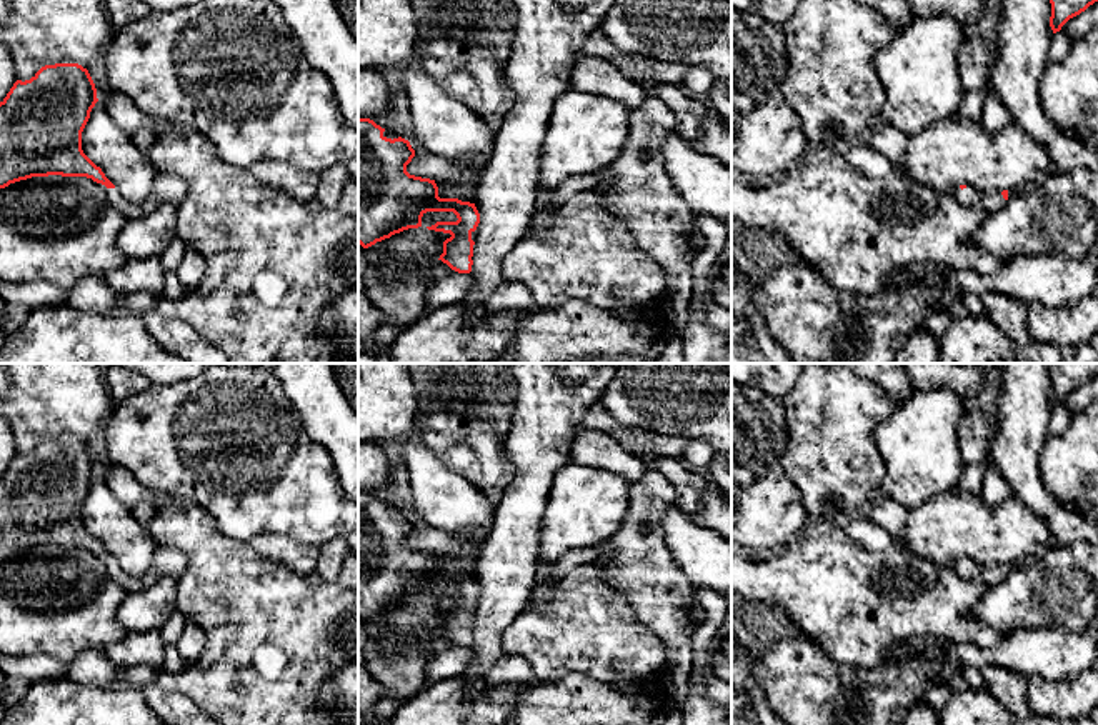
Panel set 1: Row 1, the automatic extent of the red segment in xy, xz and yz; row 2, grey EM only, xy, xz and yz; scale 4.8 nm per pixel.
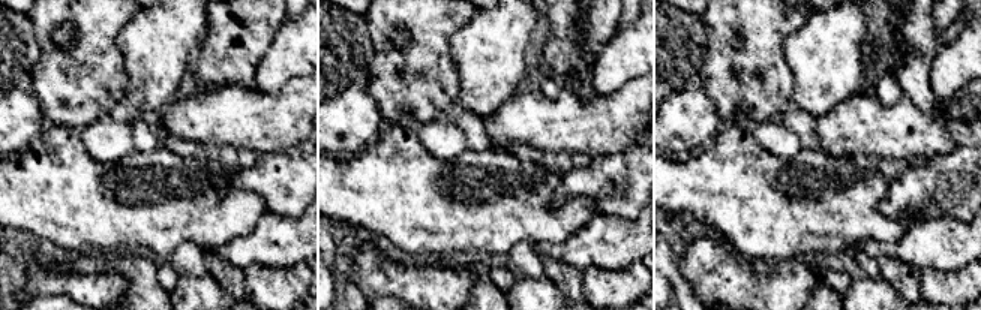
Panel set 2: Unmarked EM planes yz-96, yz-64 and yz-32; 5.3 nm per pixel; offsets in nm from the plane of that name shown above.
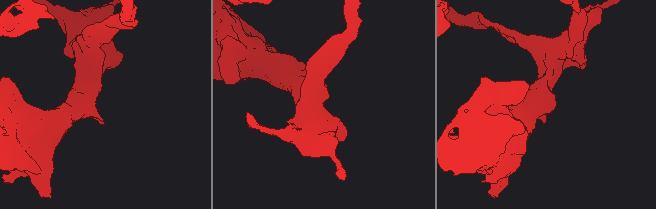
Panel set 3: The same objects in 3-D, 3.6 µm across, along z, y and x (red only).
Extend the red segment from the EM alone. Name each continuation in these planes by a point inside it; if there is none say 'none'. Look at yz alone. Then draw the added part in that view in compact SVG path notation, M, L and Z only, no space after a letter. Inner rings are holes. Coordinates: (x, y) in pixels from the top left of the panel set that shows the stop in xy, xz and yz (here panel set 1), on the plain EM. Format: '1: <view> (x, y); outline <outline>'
1: yz (970, 570); outline M966 558L963 563L958 560L955 568L961 578L971 582L983 580L990 587L1001 583L1006 577L1001 565L981 565L970 558Z

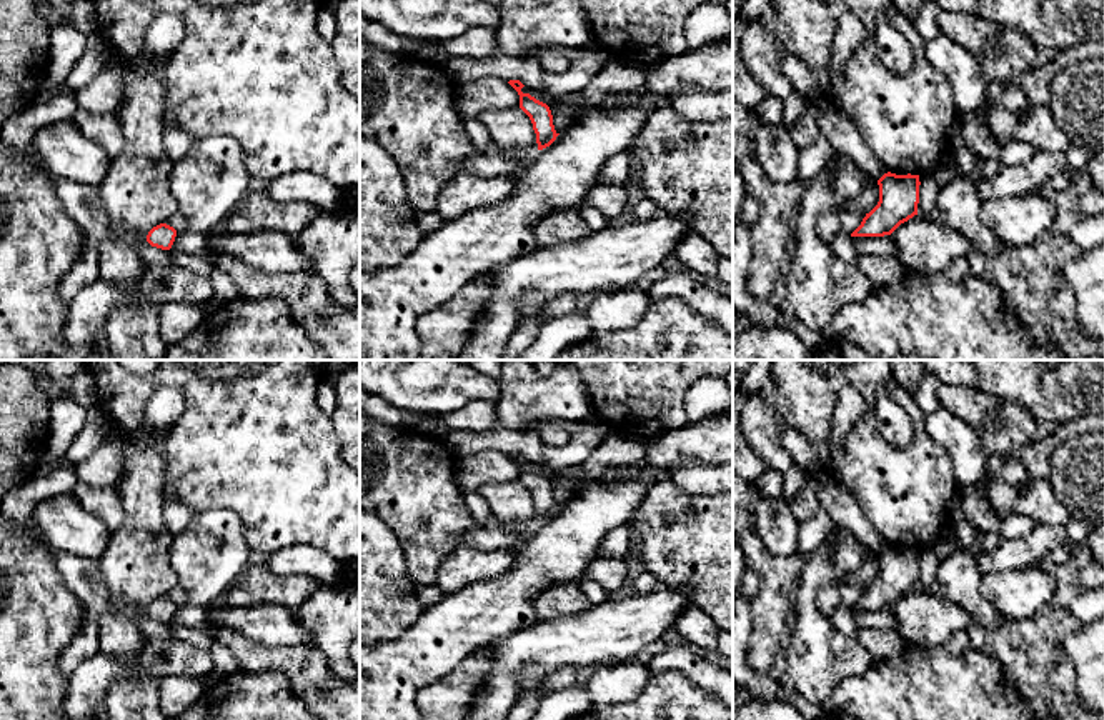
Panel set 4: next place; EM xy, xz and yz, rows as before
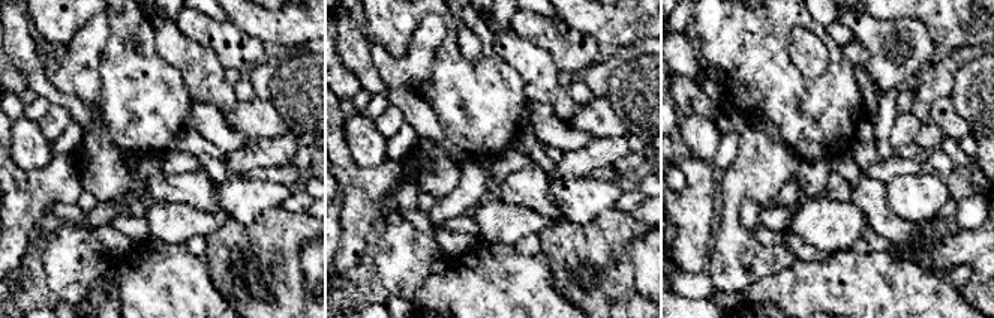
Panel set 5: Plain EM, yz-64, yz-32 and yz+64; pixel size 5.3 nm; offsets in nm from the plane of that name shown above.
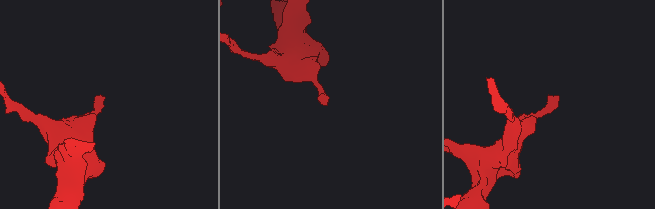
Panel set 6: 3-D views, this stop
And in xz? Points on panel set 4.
none

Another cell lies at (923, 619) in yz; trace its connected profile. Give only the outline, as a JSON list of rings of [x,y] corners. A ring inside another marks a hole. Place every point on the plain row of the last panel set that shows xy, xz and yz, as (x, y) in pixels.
[[[919,588],[901,597],[891,612],[896,632],[913,647],[944,647],[952,633],[974,625],[972,617],[957,603]]]

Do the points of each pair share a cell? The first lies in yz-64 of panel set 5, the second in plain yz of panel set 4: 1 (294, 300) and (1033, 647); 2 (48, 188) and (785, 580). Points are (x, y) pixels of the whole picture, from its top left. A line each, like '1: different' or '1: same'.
1: same
2: same

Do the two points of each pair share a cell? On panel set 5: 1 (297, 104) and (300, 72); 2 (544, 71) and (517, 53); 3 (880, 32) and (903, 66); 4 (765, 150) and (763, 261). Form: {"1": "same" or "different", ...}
{"1": "same", "2": "same", "3": "same", "4": "same"}

